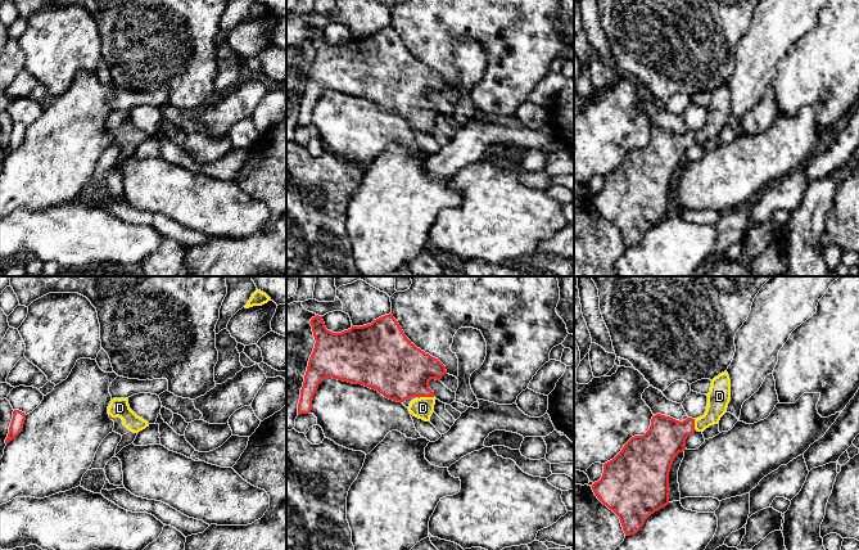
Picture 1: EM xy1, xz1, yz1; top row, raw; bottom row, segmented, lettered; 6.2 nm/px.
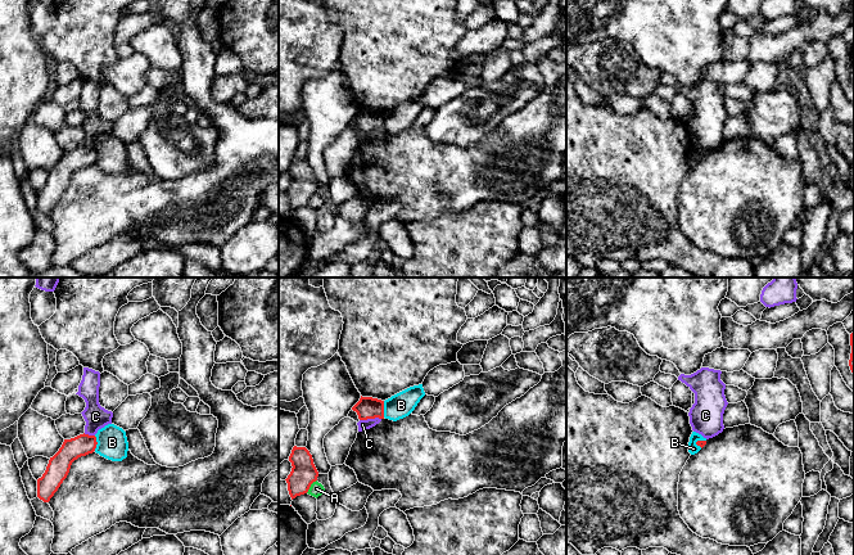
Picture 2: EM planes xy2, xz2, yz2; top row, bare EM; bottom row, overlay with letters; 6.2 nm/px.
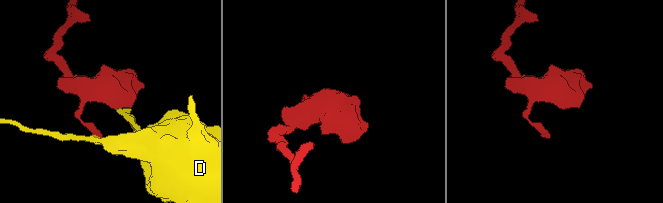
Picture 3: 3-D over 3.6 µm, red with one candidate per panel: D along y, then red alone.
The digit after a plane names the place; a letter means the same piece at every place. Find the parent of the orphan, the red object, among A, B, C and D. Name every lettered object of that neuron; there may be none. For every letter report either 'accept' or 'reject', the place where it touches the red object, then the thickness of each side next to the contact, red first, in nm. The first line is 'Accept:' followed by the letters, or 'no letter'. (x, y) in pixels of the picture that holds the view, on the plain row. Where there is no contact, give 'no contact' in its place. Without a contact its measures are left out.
Accept: D
A: reject | xz2 (310, 198) | 160/90 nm
B: reject | xz2 (383, 121) | 140/160 nm
C: reject | xz2 (370, 130) | 140/60 nm
D: accept | xz1 (425, 108) | 360/140 nm

